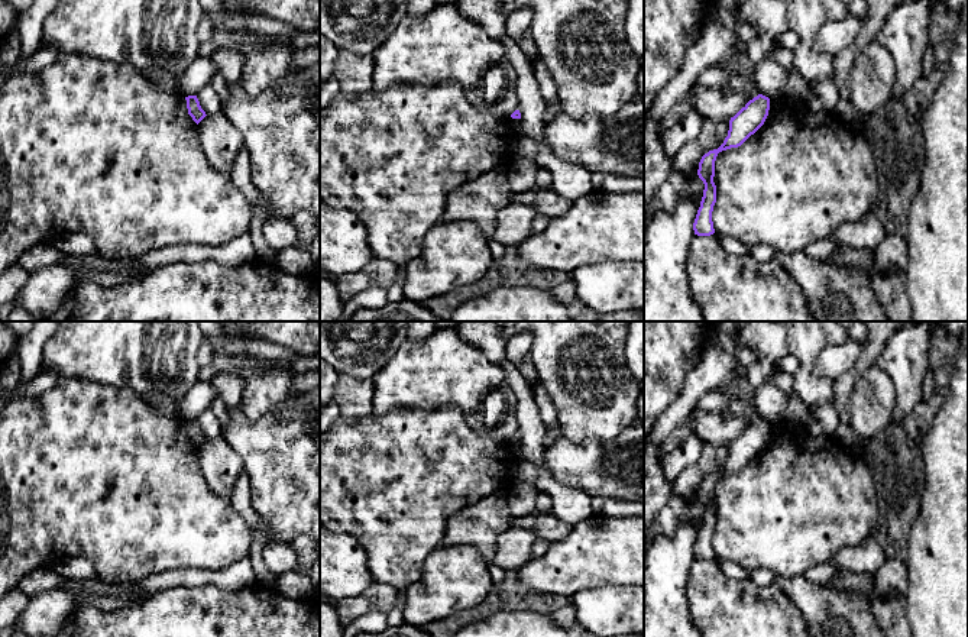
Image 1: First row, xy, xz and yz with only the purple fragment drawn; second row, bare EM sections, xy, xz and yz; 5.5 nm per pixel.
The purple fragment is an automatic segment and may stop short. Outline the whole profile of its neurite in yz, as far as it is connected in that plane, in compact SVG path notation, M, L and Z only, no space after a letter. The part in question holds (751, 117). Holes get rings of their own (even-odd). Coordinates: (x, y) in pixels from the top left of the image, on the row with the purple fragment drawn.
M758 94L750 100L729 120L728 136L723 143L713 151L705 153L699 162L697 175L705 184L703 197L697 210L693 230L697 236L710 236L715 233L712 211L716 203L715 161L719 152L741 146L751 135L754 135L765 122L770 110L770 98Z

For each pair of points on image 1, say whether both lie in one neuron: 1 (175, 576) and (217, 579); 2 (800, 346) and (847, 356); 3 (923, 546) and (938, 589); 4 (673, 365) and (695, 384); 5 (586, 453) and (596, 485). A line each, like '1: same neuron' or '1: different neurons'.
1: same neuron
2: different neurons
3: same neuron
4: different neurons
5: same neuron

